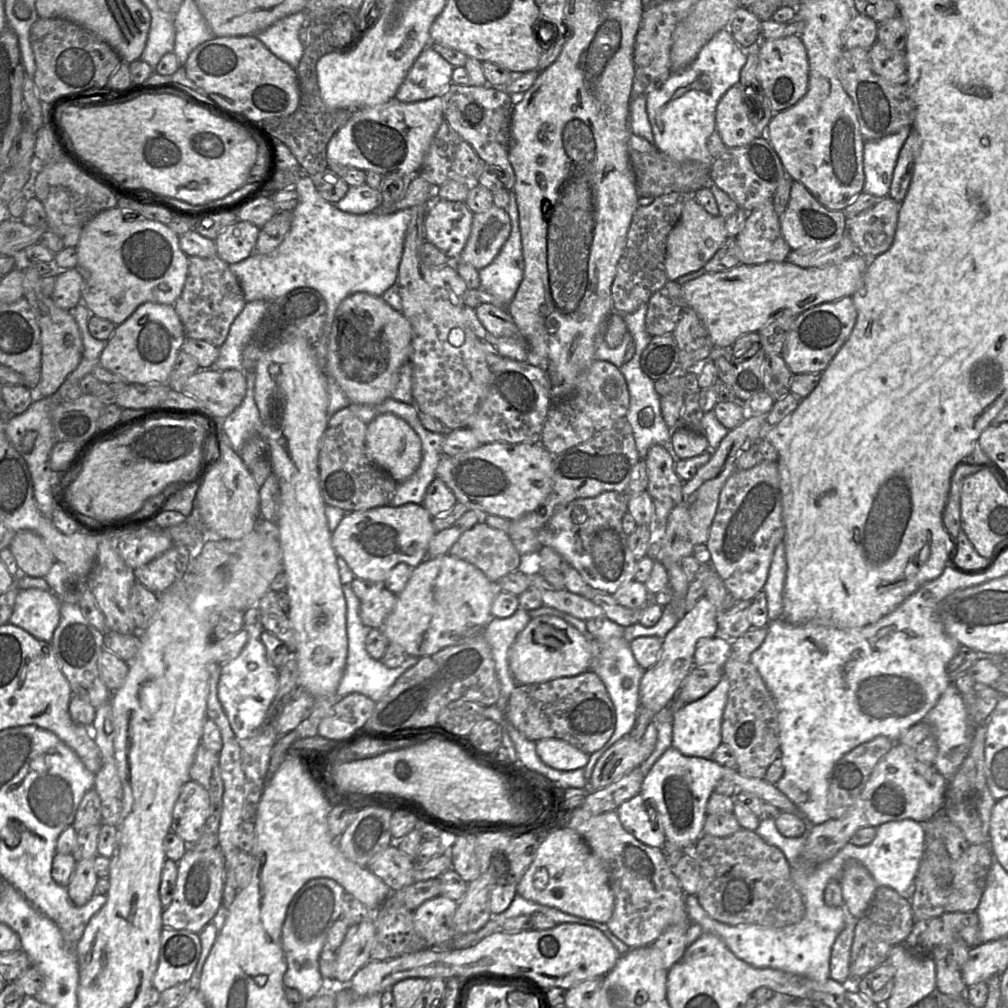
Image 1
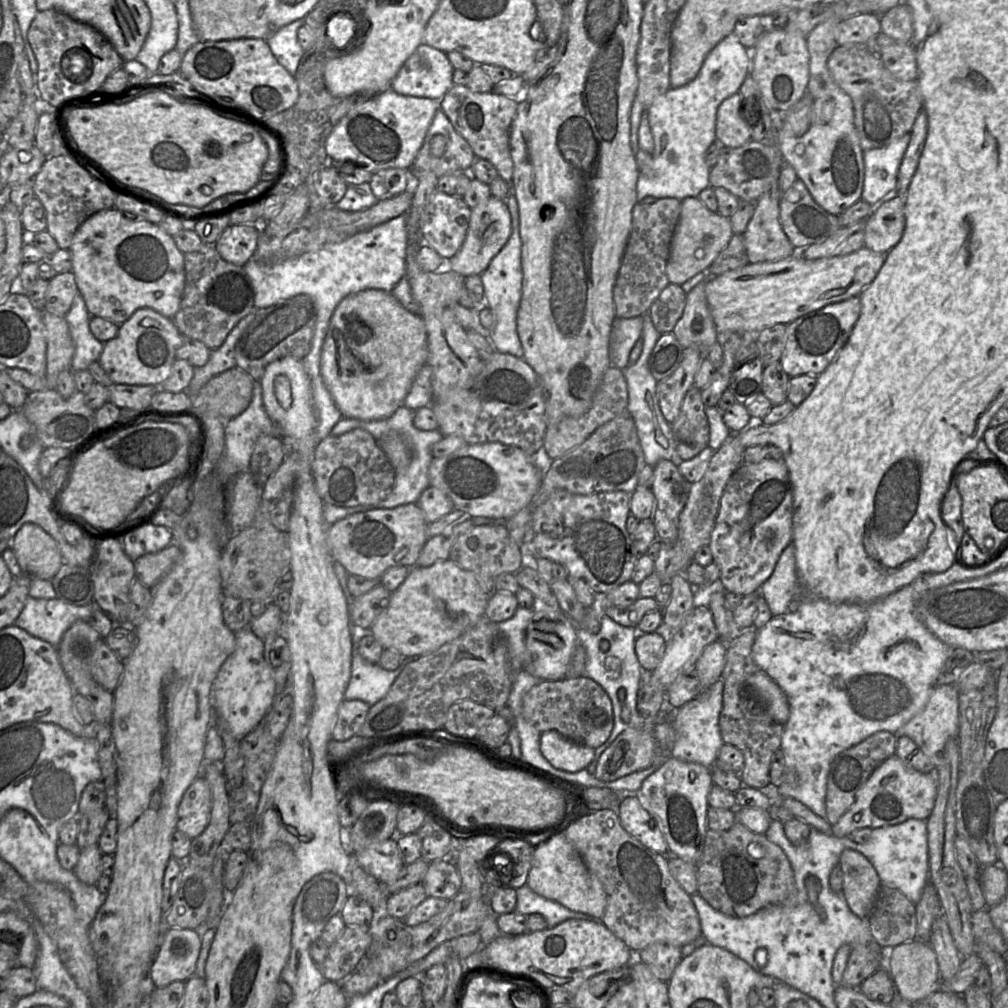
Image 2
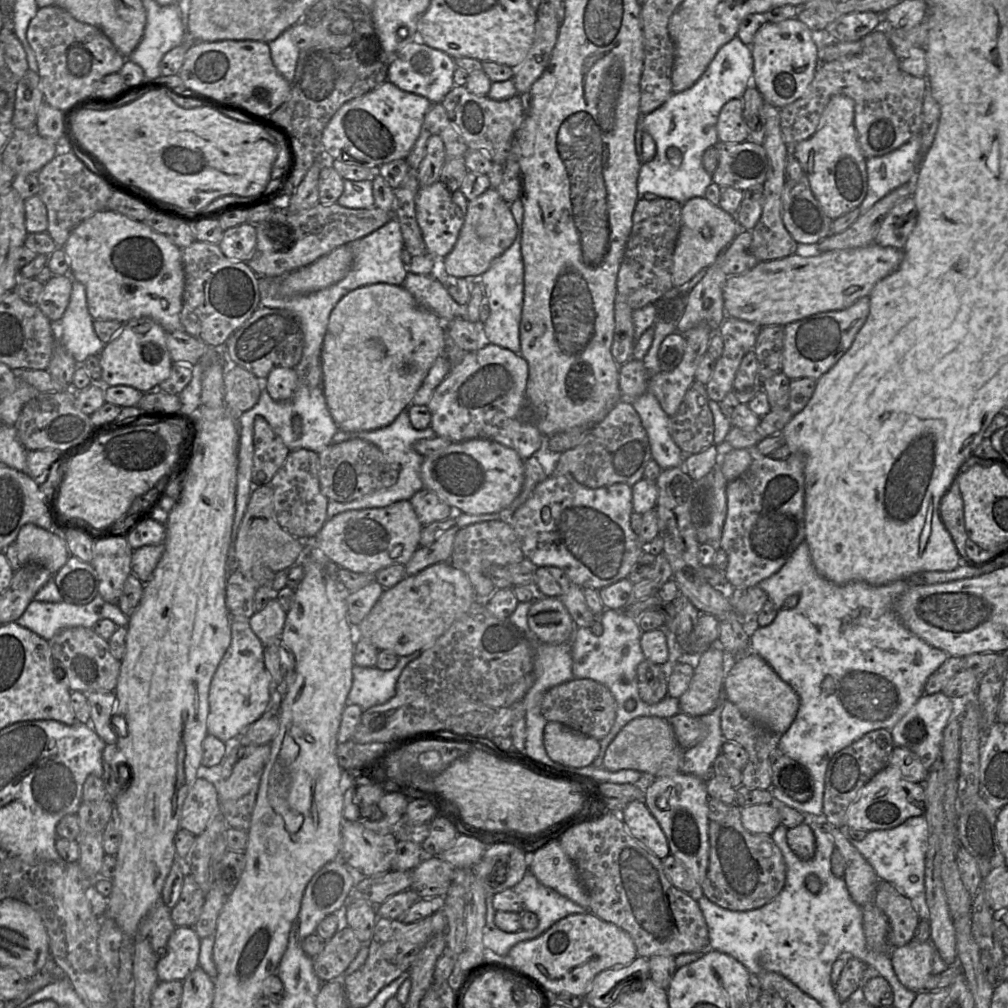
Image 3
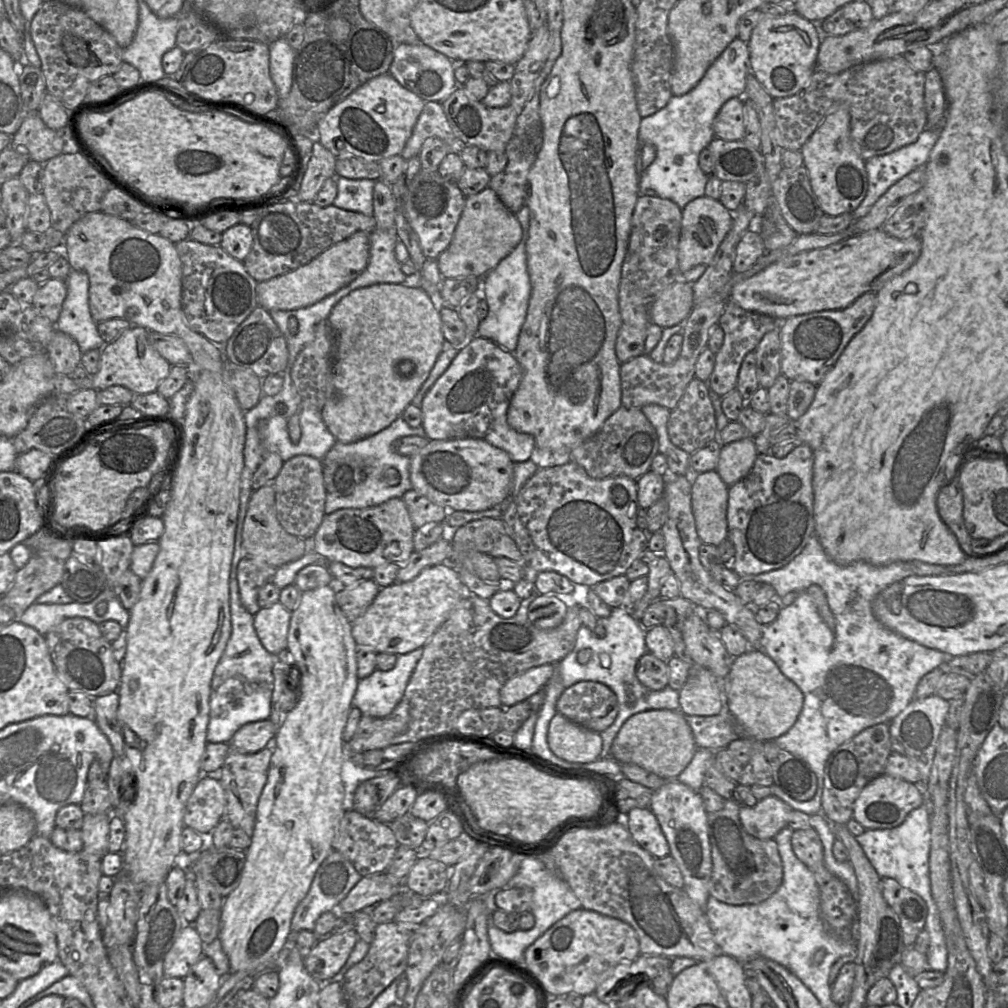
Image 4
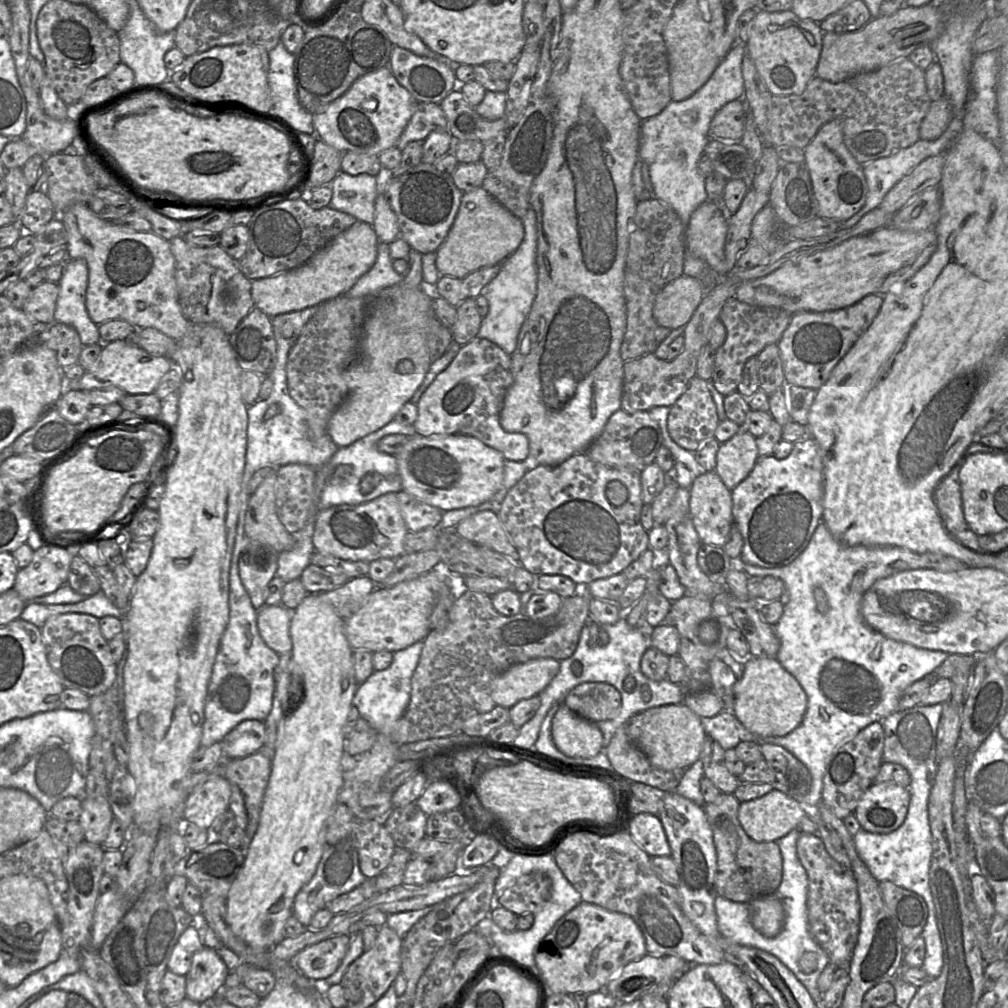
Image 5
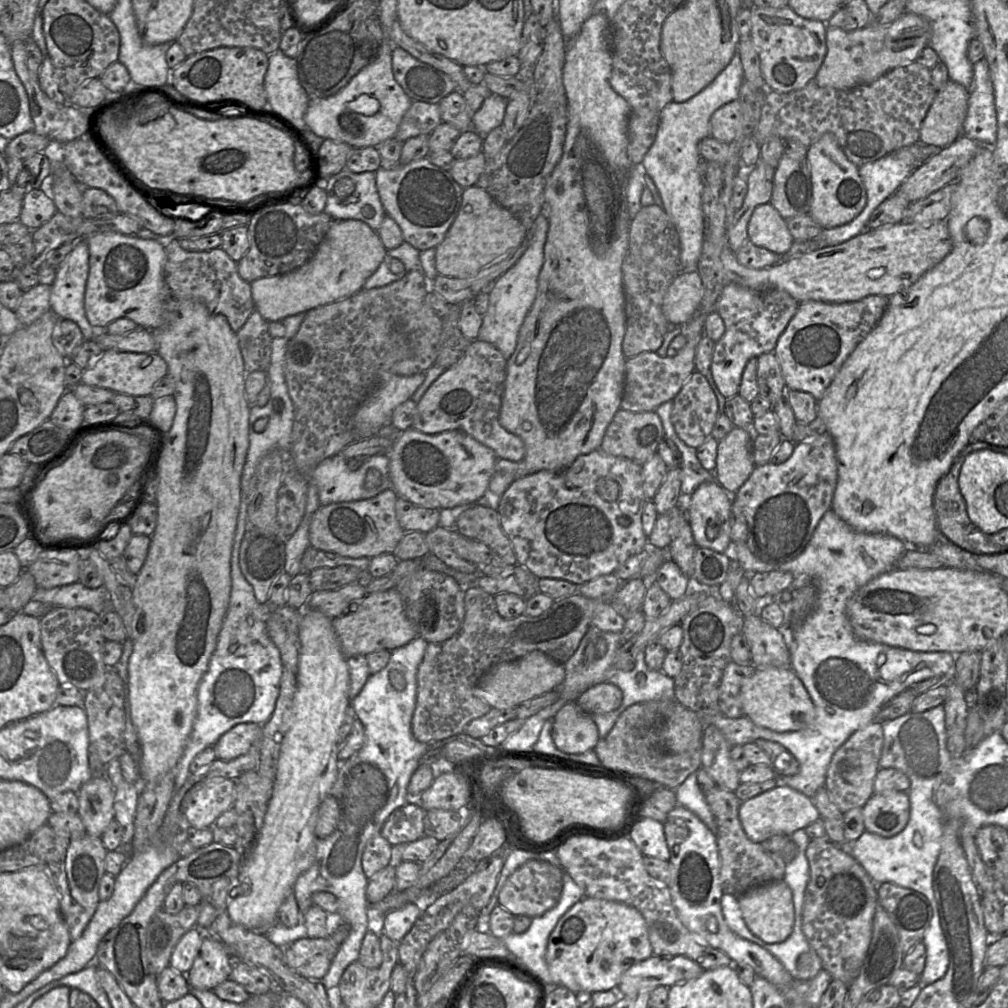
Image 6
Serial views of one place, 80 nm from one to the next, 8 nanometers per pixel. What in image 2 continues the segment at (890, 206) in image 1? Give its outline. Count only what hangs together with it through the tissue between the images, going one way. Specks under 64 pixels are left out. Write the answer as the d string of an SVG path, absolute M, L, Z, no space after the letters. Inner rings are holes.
M892 195L874 206L866 218L864 247L879 253L891 250L905 228L905 196Z

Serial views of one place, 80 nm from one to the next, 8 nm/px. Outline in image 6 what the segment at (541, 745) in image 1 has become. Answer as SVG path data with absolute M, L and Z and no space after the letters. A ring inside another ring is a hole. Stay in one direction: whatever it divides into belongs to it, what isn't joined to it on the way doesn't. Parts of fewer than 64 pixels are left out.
M576 702L565 704L554 716L552 738L556 747L567 754L594 750L600 740L592 715Z

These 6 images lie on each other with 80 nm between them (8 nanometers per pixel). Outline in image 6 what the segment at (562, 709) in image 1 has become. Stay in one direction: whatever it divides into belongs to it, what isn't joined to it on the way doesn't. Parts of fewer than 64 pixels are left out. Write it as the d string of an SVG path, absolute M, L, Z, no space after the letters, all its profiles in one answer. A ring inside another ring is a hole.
M600 683L588 688L576 703L588 714L605 714L616 710L622 703L621 689L612 683Z

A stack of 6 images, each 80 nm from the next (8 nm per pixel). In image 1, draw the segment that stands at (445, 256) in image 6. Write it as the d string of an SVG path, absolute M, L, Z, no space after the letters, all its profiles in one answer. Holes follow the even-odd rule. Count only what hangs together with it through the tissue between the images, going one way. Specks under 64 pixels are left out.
M491 205L487 210L473 214L471 232L456 261L468 263L477 270L486 267L497 256L511 232L511 221L506 209Z

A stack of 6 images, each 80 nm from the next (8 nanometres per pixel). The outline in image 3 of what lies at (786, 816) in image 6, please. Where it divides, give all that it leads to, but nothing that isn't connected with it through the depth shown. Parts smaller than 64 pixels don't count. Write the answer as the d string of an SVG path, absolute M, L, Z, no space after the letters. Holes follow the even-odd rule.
M771 804L742 807L740 811L743 827L753 834L772 835L780 825L778 809Z

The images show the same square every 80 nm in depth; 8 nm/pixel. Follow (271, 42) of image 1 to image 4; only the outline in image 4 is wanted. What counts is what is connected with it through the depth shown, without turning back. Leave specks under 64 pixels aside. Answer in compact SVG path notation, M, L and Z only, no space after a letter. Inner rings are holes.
M285 37L269 43L269 69L279 99L285 98L292 85L295 50Z

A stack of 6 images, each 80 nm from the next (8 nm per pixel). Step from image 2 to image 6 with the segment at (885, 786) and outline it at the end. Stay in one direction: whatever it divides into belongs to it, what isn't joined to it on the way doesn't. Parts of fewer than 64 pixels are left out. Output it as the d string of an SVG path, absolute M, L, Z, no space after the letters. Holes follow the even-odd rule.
M892 791L873 794L862 807L865 830L881 837L890 838L907 825L910 800L907 792Z

